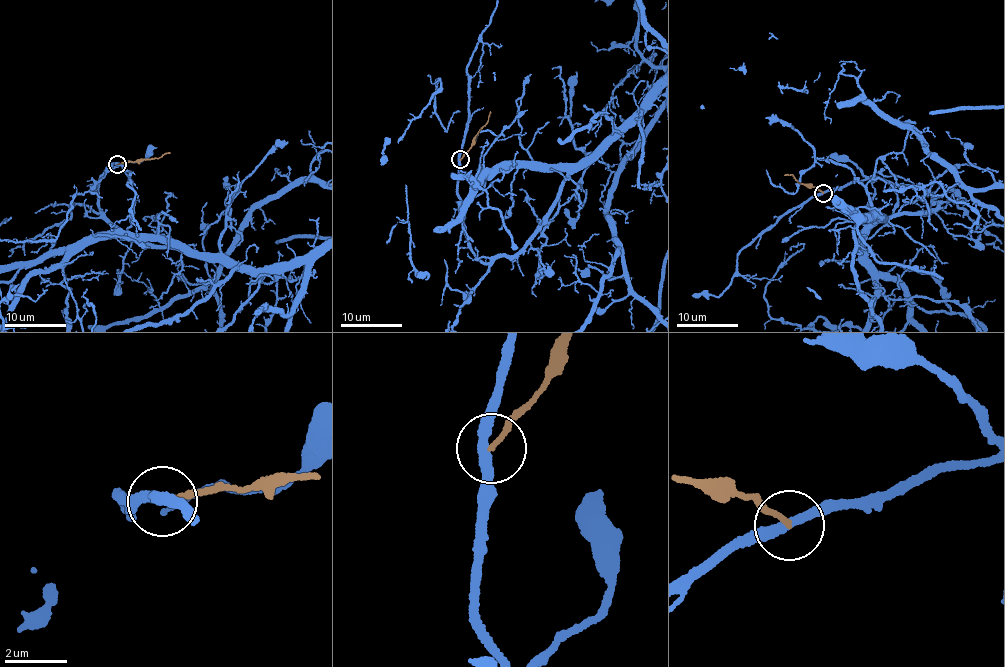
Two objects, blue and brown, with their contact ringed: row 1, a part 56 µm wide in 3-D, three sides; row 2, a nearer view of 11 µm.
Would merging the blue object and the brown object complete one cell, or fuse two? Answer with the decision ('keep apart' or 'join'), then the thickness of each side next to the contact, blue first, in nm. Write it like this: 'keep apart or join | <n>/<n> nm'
keep apart | 320/140 nm

